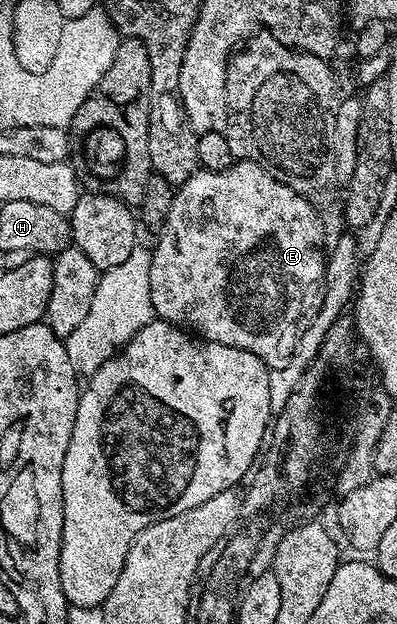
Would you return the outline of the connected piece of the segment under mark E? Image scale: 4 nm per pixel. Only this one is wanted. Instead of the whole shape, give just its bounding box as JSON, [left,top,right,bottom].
[147,160,328,370]

